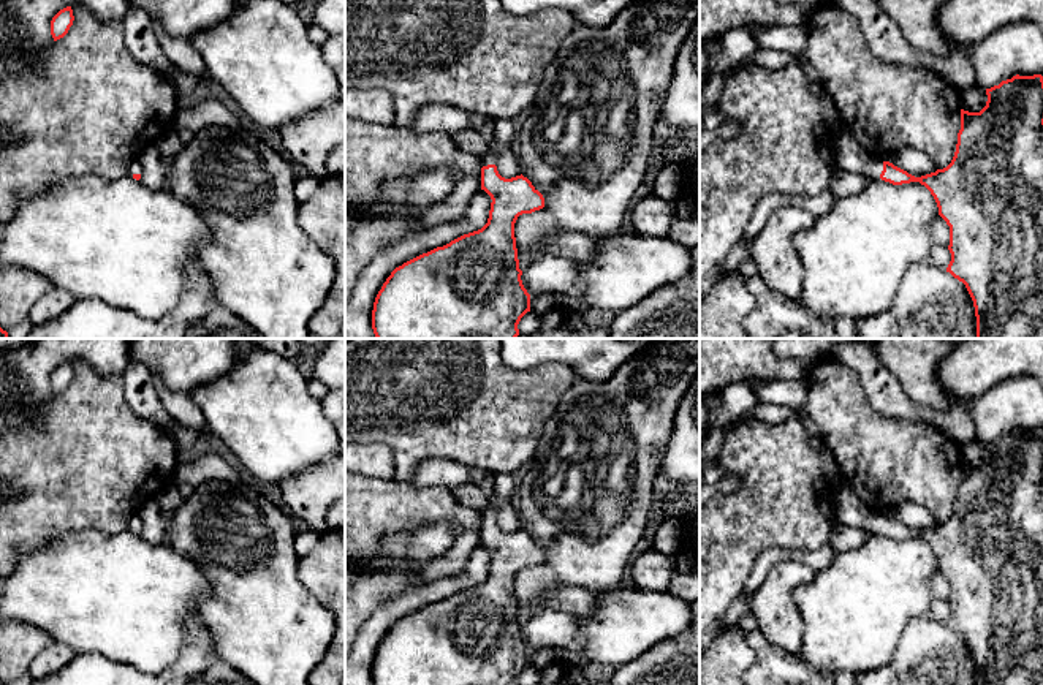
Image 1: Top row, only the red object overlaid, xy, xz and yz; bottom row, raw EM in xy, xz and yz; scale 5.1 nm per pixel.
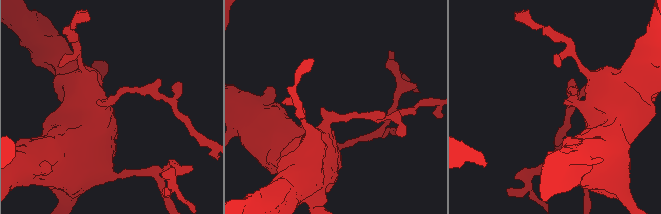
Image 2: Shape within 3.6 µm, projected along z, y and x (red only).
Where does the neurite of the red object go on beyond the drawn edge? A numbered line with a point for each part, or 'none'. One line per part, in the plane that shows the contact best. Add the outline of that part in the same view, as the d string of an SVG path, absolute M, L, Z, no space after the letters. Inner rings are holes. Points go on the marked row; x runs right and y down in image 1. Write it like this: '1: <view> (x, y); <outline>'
1: yz (849, 155); M842 123L833 128L831 147L836 169L863 174L870 180L880 180L883 161L870 157Z

